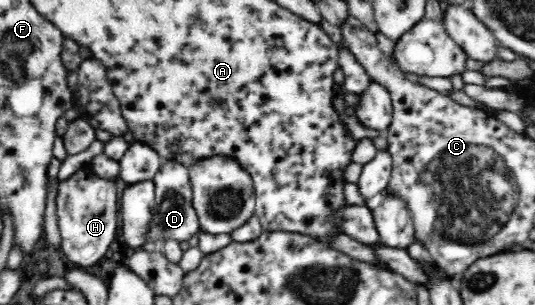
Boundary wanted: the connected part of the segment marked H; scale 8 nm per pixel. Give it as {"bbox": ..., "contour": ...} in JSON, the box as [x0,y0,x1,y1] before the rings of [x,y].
{"bbox":[57,165,119,265],"contour":[[[83,165],[71,177],[59,183],[57,191],[57,218],[61,230],[63,253],[69,261],[83,265],[95,265],[101,261],[119,231],[119,197],[117,185],[110,179],[102,179],[95,174],[91,165]]]}

